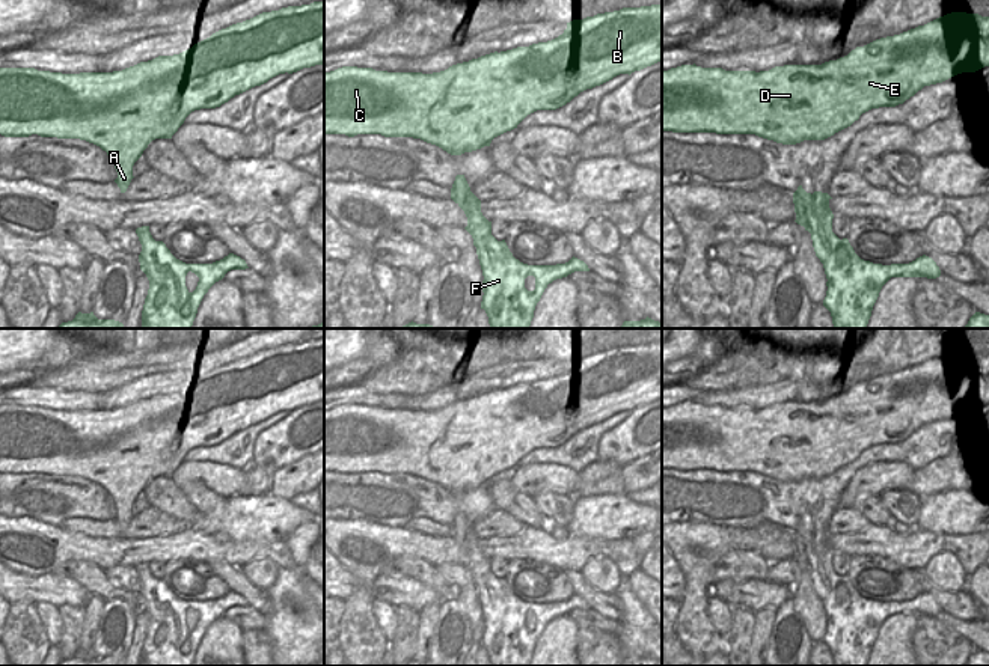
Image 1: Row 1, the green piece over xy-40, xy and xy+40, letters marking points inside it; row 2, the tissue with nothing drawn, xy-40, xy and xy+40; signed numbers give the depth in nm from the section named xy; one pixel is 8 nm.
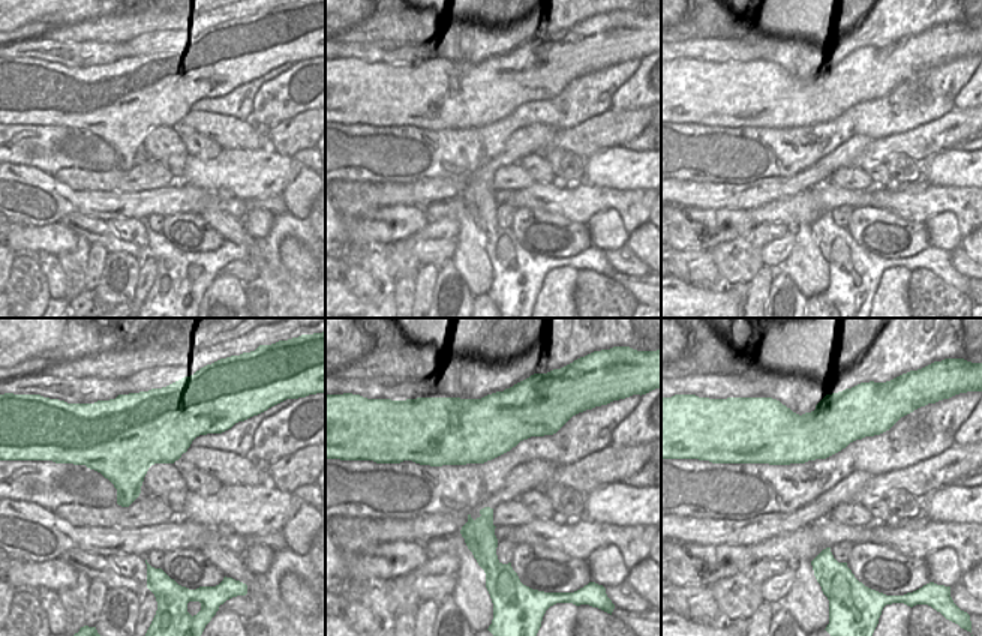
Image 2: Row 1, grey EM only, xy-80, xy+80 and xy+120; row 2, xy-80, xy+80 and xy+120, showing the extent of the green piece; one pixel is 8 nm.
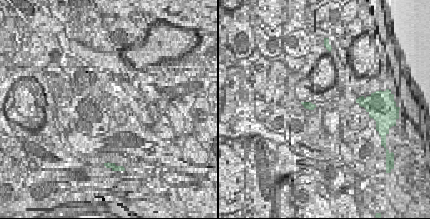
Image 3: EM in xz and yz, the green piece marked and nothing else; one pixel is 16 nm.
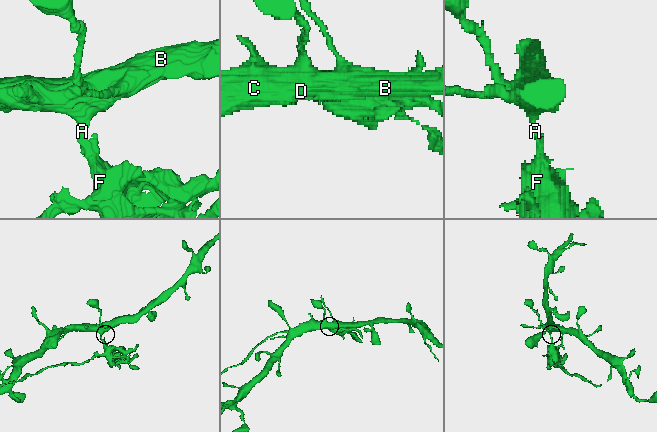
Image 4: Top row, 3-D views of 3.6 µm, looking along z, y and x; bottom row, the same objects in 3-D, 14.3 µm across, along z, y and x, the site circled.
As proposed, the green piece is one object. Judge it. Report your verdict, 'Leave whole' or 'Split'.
Split.

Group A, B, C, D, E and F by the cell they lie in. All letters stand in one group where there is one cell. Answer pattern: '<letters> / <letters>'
A B C D E / F

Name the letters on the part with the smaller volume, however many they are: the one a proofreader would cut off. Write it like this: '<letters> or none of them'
F

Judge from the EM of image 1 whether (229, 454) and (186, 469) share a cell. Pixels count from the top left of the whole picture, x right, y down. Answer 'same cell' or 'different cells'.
different cells

